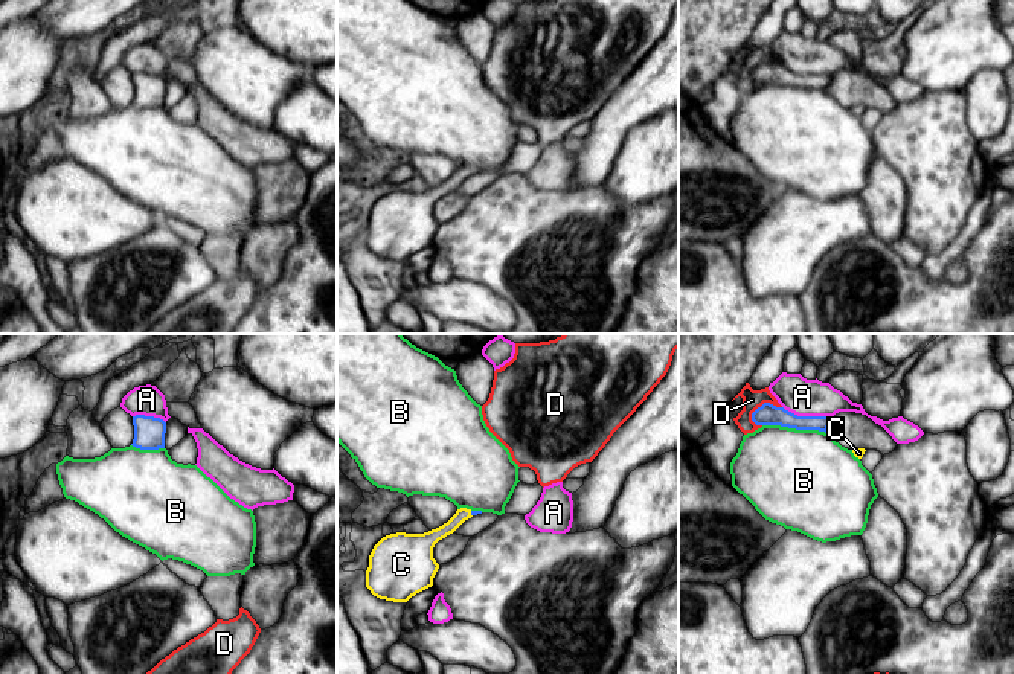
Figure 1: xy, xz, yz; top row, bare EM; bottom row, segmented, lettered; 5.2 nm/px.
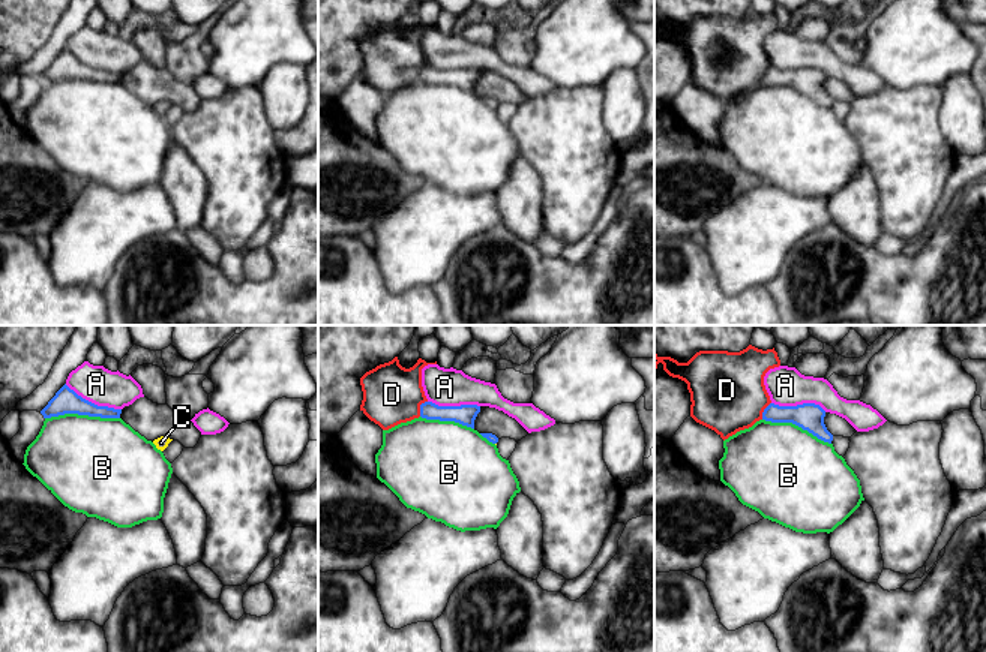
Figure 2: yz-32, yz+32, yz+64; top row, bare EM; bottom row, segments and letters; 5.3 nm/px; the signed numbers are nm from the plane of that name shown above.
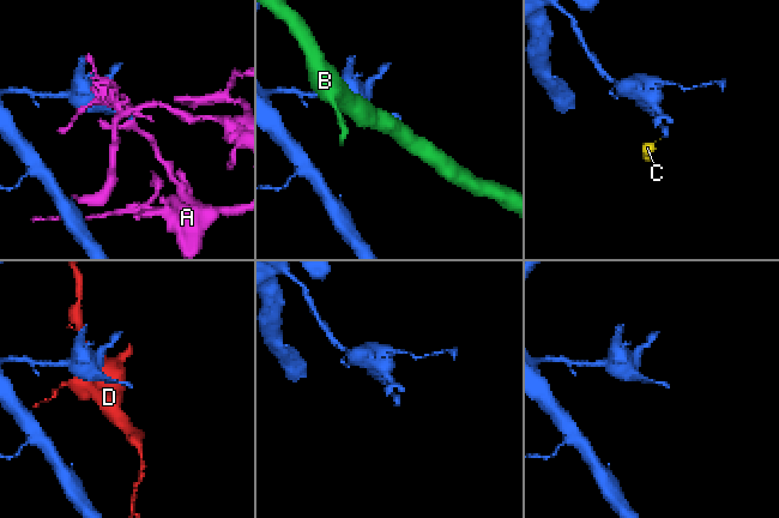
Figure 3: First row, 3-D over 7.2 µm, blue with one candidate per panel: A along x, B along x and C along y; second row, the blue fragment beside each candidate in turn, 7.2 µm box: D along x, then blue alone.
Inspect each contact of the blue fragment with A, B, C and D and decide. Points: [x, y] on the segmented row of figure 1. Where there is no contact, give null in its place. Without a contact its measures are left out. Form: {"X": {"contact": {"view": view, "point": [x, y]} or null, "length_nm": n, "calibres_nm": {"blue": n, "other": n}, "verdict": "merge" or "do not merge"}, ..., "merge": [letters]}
{"A": {"contact": {"view": "yz", "point": [807, 417]}, "length_nm": 260, "calibres_nm": {"blue": 110, "other": 200}, "verdict": "do not merge"}, "B": {"contact": {"view": "yz", "point": [795, 427]}, "length_nm": 340, "calibres_nm": {"blue": 110, "other": 480}, "verdict": "do not merge"}, "C": {"contact": {"view": "xz", "point": [471, 514]}, "length_nm": 30, "calibres_nm": {"blue": 30, "other": 80}, "verdict": "merge"}, "D": {"contact": {"view": "yz", "point": [764, 403]}, "length_nm": 180, "calibres_nm": {"blue": 110, "other": 100}, "verdict": "do not merge"}, "merge": ["C"]}

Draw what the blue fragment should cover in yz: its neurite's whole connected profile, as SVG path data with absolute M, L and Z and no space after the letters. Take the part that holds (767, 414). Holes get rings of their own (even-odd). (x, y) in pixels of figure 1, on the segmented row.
M764 403L752 413L752 421L756 425L781 425L796 430L828 430L831 416L797 416L784 407L776 407L770 403Z

